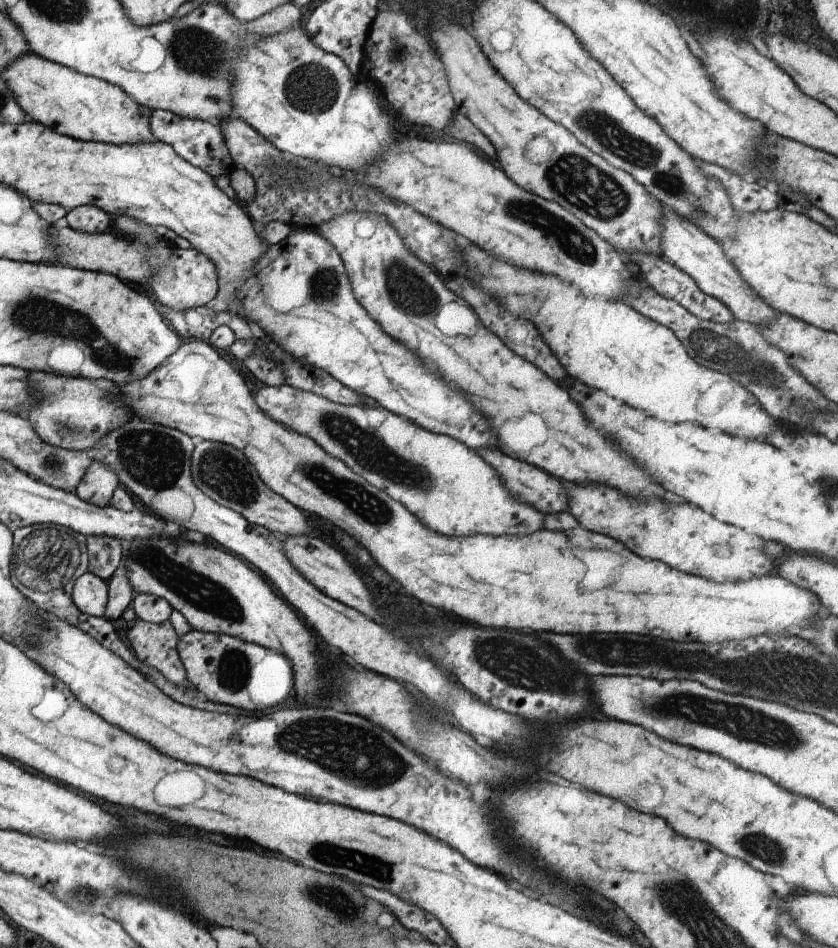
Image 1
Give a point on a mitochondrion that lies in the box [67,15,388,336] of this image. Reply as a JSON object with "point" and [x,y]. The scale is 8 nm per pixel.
{"point":[193,49]}

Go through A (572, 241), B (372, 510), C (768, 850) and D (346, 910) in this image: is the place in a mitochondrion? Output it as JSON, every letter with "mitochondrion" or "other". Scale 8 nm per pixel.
{"A":"mitochondrion","B":"mitochondrion","C":"mitochondrion","D":"mitochondrion"}

